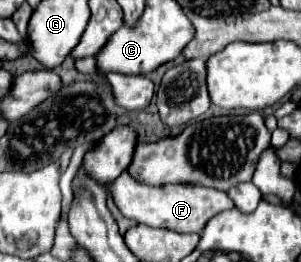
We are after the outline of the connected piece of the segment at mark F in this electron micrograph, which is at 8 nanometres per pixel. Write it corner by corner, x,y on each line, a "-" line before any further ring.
126,171
108,187
122,215
136,219
138,223
150,227
164,227
176,233
202,233
206,221
216,213
234,207
228,193
204,187
204,185
164,185
164,187
148,187
136,179
132,179

